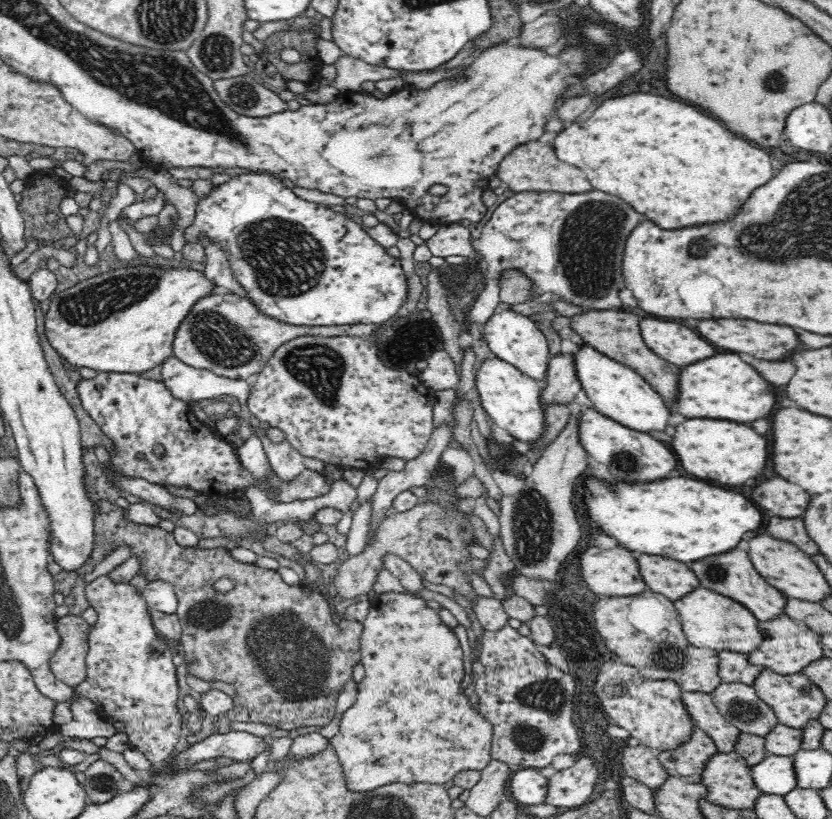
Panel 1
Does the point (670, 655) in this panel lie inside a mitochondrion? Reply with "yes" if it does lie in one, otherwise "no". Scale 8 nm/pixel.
yes

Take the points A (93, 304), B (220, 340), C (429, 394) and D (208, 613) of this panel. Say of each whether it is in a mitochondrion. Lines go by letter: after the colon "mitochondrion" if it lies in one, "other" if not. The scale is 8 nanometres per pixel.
A: mitochondrion
B: mitochondrion
C: other
D: mitochondrion

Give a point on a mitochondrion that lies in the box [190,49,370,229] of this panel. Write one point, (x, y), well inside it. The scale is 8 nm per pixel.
(243, 95)

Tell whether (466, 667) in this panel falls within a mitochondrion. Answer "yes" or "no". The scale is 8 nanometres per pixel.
no

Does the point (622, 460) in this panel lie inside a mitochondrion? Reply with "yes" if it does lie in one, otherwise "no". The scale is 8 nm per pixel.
yes

